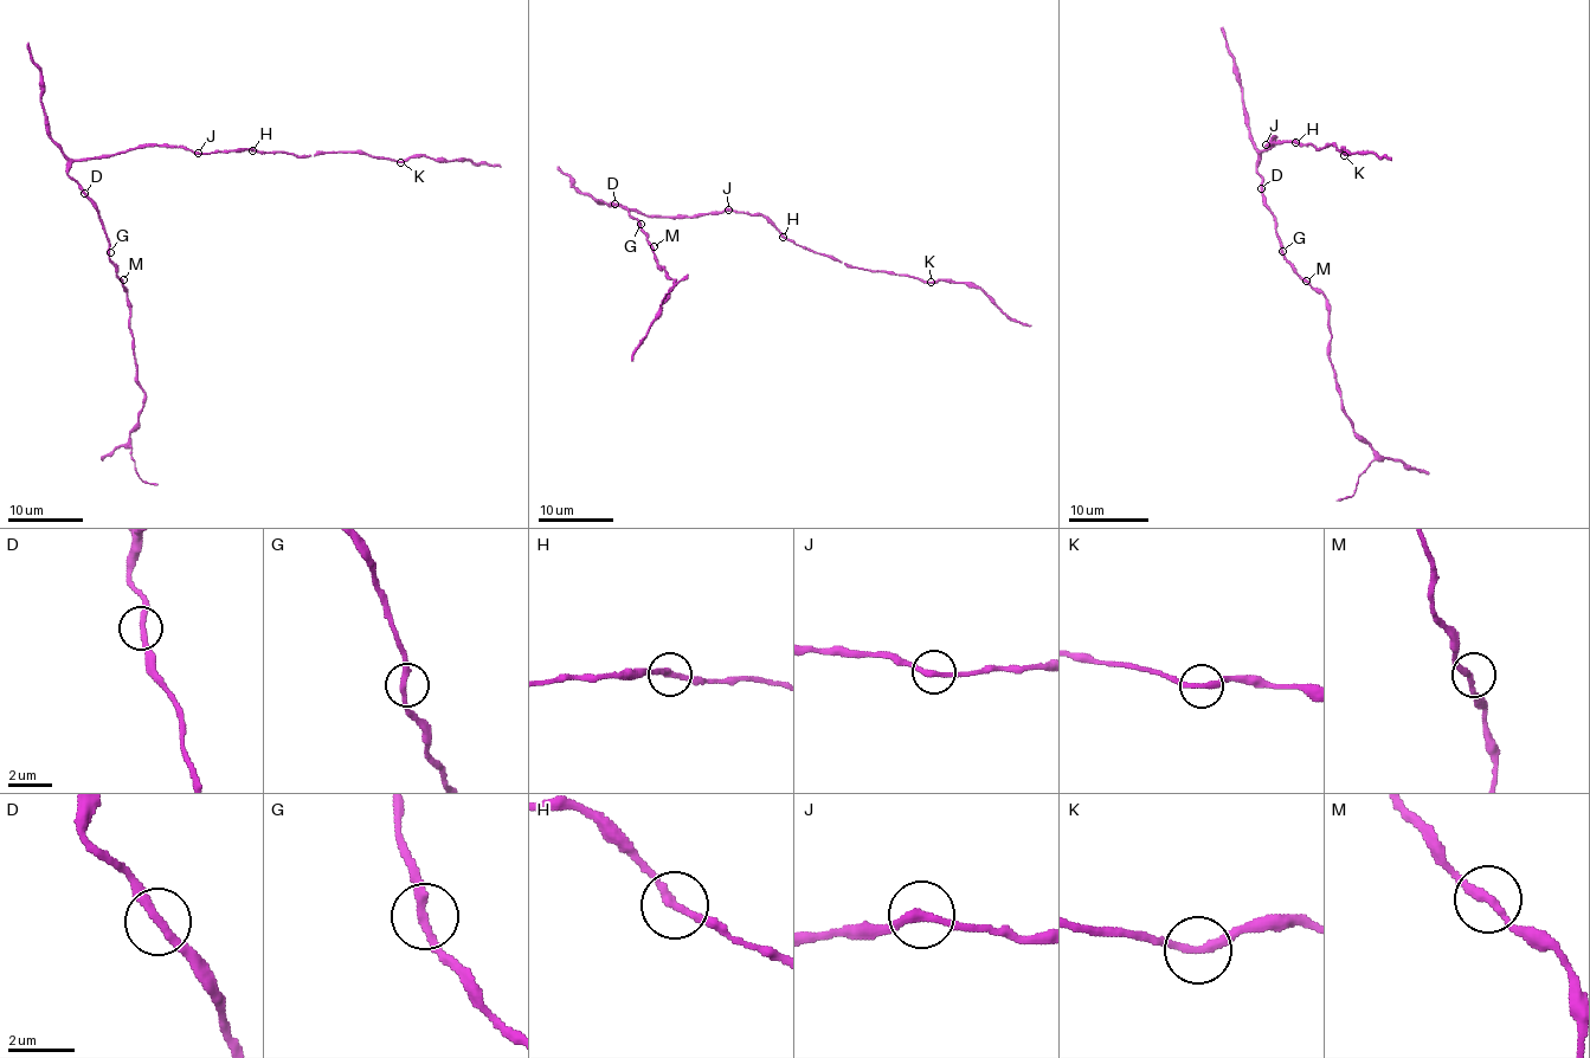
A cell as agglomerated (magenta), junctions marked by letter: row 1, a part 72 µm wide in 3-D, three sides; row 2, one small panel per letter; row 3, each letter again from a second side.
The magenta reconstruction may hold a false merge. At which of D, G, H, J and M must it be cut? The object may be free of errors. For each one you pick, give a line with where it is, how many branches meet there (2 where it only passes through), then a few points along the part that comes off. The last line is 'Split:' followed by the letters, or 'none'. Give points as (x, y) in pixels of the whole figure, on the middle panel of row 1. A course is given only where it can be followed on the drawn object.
Split: none

